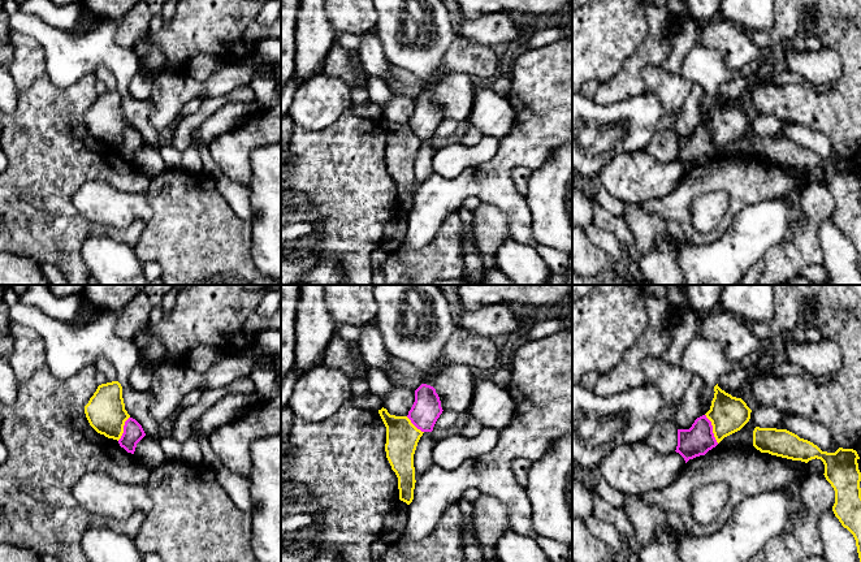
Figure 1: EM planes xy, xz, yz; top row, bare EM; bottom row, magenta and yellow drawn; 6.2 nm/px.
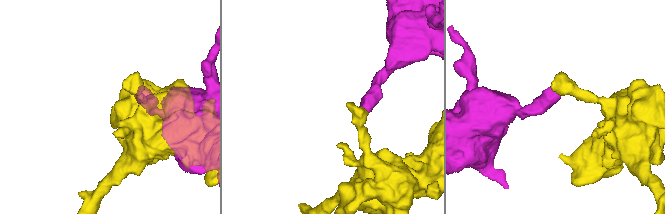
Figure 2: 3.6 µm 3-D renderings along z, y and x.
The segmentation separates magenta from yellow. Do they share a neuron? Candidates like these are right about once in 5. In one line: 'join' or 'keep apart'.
keep apart

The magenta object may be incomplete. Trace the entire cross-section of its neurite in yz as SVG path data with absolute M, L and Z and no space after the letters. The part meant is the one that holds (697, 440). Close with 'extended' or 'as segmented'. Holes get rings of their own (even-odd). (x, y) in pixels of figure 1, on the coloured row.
M702 415L695 420L689 429L678 429L678 446L679 453L685 463L700 455L705 455L709 450L718 445L711 422Z; as segmented

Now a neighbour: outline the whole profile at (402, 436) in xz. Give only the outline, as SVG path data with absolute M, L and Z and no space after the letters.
M378 410L386 427L386 458L398 477L399 500L410 505L414 500L415 467L414 454L424 432L417 429L407 416L390 415Z

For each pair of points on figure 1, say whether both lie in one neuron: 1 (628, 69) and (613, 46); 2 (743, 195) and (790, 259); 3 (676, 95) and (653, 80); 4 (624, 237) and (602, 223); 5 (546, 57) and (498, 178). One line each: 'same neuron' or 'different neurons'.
1: different neurons
2: different neurons
3: same neuron
4: same neuron
5: same neuron

